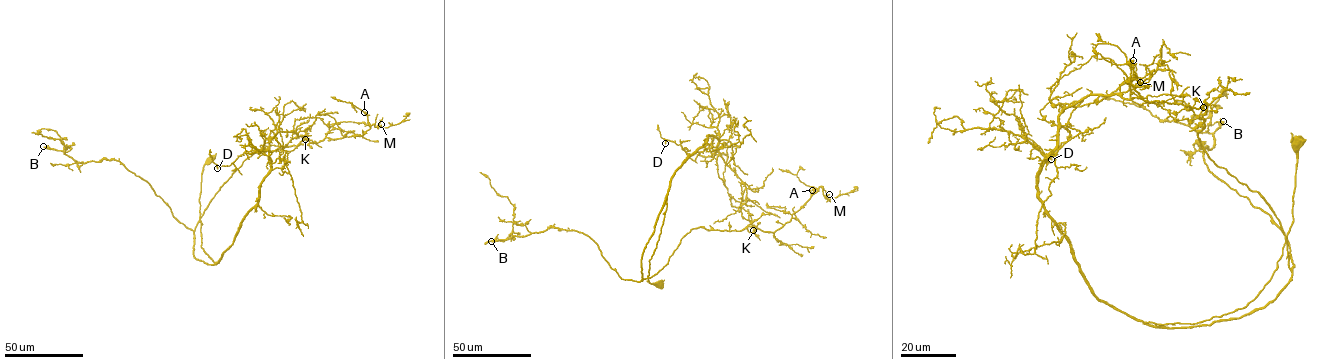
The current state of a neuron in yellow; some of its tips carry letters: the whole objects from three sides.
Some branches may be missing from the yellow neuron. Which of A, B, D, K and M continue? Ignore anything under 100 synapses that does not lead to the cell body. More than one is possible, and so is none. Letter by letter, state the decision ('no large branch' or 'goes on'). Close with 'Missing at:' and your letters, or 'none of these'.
A: no large branch
B: goes on
D: no large branch
K: no large branch
M: no large branch
Missing at: B

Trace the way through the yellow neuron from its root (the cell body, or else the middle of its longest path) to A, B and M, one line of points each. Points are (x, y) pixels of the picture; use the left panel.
A: (210, 159), (199, 219), (214, 264), (194, 257), (194, 231), (242, 162), (361, 135), (364, 112)
B: (210, 159), (199, 219), (214, 264), (194, 257), (194, 232), (121, 162), (80, 162), (43, 146)
M: (210, 159), (199, 219), (214, 264), (194, 257), (194, 231), (245, 160), (381, 124)

